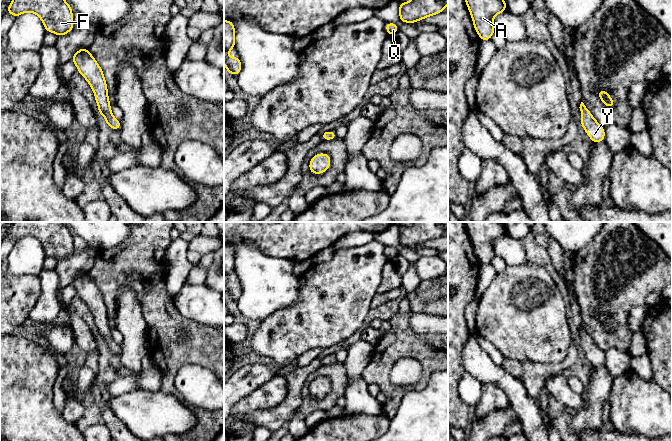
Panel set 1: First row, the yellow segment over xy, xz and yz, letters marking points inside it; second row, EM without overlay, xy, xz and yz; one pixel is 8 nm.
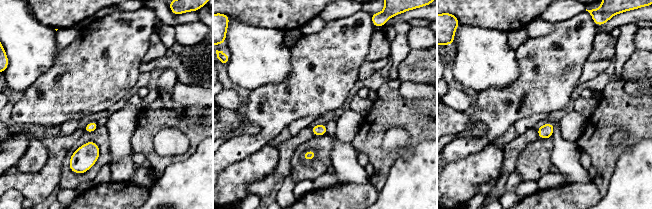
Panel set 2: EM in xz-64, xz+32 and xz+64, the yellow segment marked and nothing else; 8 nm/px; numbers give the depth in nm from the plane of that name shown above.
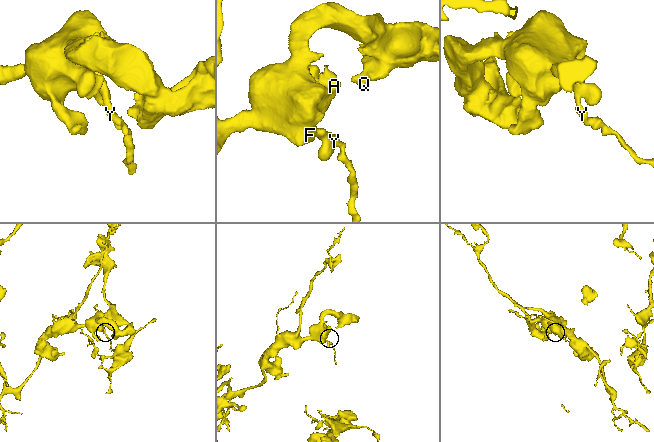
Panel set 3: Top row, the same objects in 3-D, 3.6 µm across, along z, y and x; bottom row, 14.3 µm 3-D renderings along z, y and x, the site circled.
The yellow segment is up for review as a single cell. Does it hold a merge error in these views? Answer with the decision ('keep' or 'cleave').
keep

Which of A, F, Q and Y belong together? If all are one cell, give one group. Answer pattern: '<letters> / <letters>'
A F Q Y

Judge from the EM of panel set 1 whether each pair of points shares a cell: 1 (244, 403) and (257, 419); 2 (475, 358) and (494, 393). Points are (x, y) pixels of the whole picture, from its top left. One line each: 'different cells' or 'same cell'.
1: different cells
2: different cells

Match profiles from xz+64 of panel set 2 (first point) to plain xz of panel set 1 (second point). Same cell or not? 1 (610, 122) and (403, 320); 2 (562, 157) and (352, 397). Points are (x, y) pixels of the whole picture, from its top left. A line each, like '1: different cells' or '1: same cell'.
1: same cell
2: same cell

